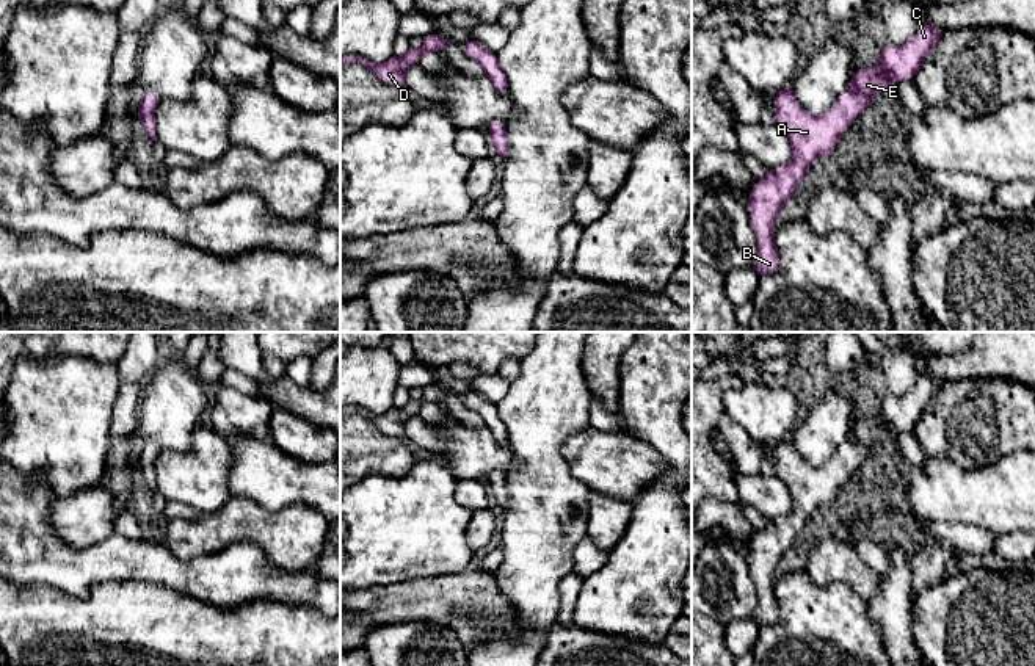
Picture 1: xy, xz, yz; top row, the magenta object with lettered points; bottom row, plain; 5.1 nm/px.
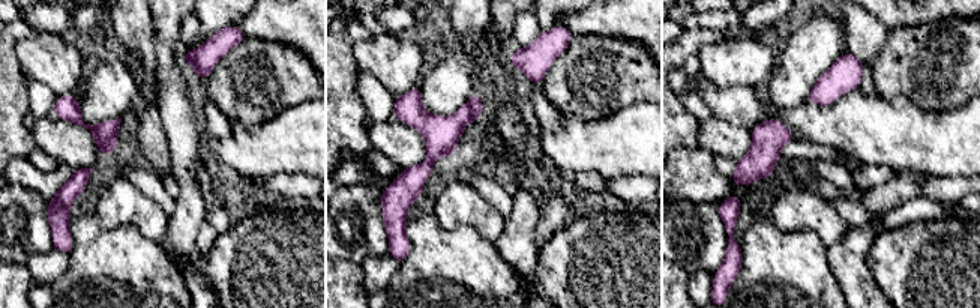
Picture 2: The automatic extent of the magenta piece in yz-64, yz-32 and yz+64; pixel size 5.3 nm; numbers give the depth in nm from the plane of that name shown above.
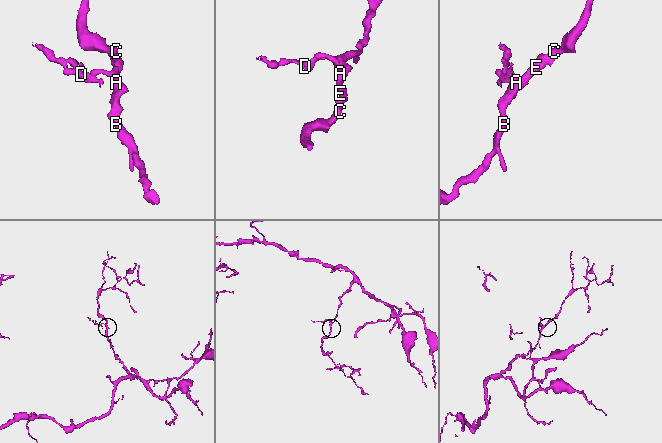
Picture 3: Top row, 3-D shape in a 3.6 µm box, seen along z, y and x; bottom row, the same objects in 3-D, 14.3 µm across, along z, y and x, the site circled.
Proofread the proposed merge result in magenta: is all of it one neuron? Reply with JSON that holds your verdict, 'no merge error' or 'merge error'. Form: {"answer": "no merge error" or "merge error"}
{"answer": "no merge error"}

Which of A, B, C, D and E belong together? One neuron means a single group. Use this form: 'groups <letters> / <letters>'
groups A B C D E

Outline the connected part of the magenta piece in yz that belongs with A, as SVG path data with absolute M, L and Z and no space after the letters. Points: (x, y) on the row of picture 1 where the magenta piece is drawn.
M925 24L903 47L884 45L880 49L878 64L873 69L856 69L837 103L820 116L809 114L797 102L792 83L776 92L775 124L789 135L792 161L770 169L748 194L748 213L759 244L754 268L761 279L772 276L778 268L775 218L789 205L795 186L808 174L808 166L814 160L828 158L852 121L869 107L875 94L883 92L892 81L913 81L942 34L944 28Z

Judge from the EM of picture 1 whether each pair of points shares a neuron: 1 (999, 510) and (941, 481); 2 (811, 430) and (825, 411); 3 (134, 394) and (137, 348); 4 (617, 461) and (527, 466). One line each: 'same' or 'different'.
1: same
2: same
3: same
4: different

